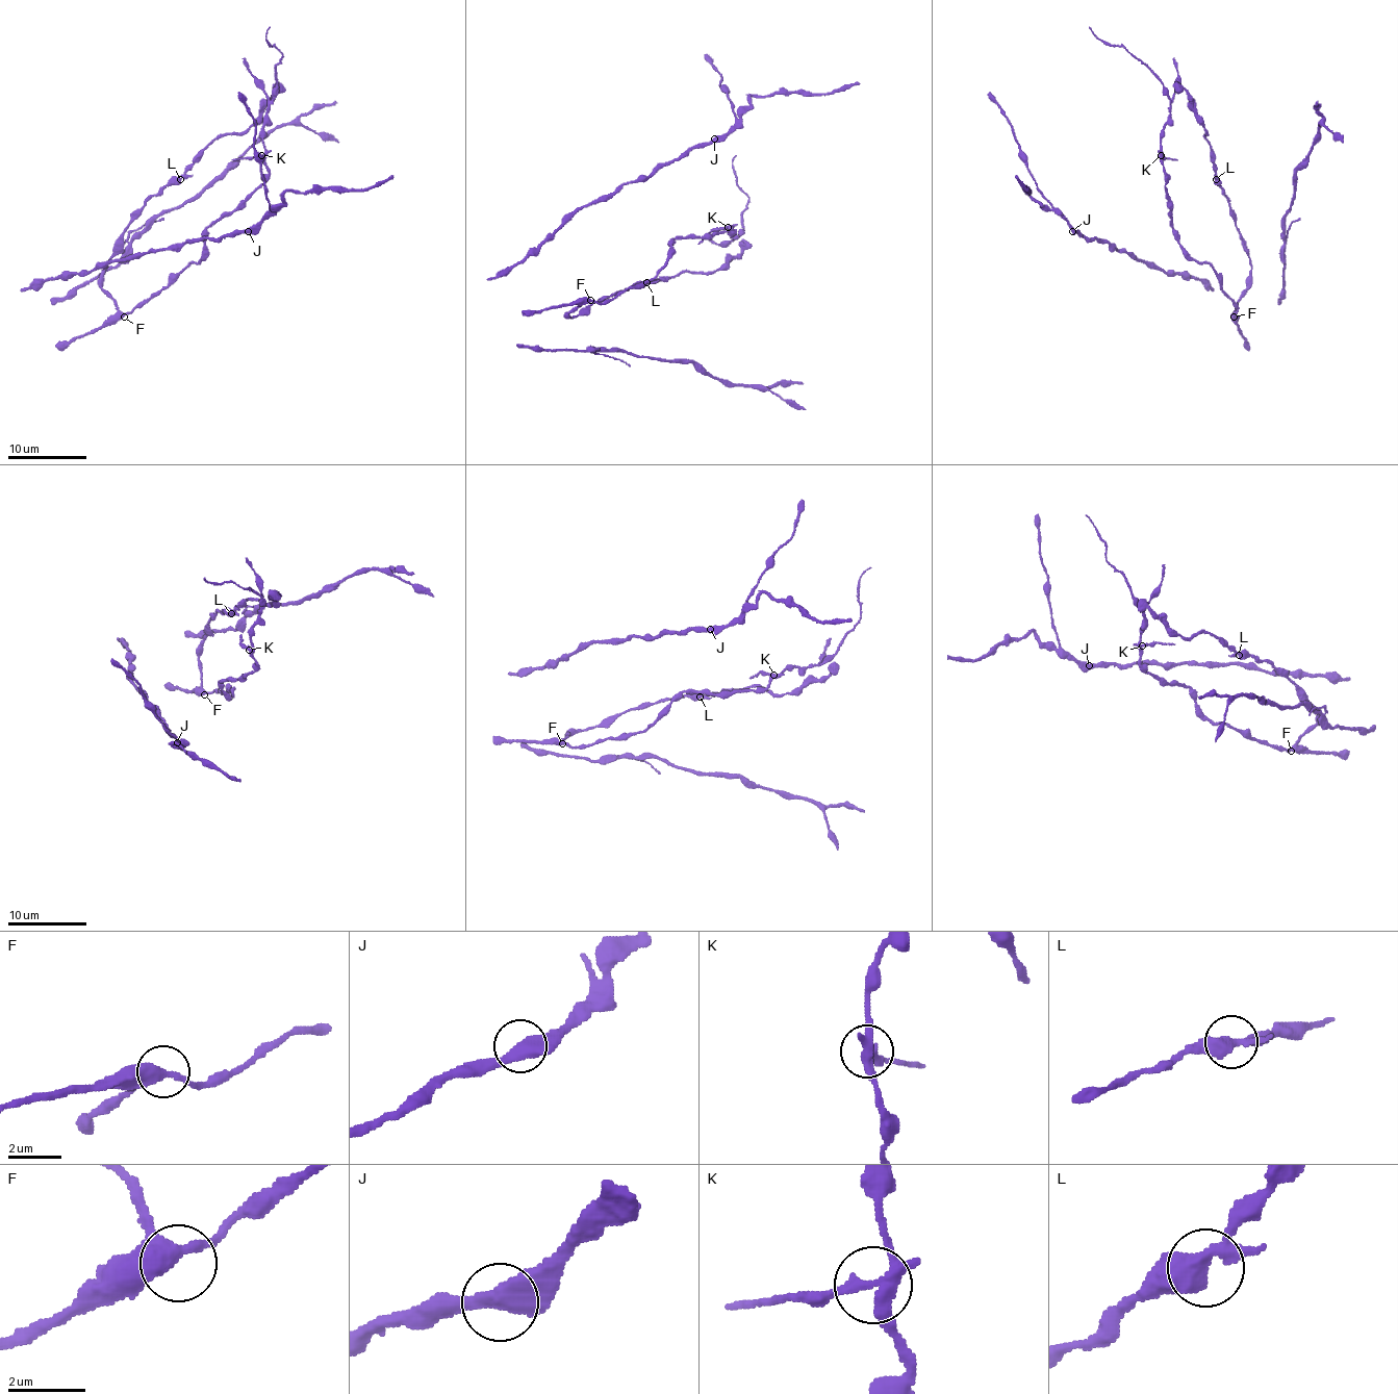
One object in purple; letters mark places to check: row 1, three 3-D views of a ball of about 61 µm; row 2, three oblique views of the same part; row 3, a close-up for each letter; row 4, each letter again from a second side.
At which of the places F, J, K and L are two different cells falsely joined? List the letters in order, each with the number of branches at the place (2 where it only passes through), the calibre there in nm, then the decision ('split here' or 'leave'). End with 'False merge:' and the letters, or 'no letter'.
F: 3 branches meet; 360 nm thick; leave
J: 2 branches meet; 480 nm thick; leave
K: 4 branches meet; 320 nm thick; leave
L: 3 branches meet; 400 nm thick; leave
False merge: no letter

